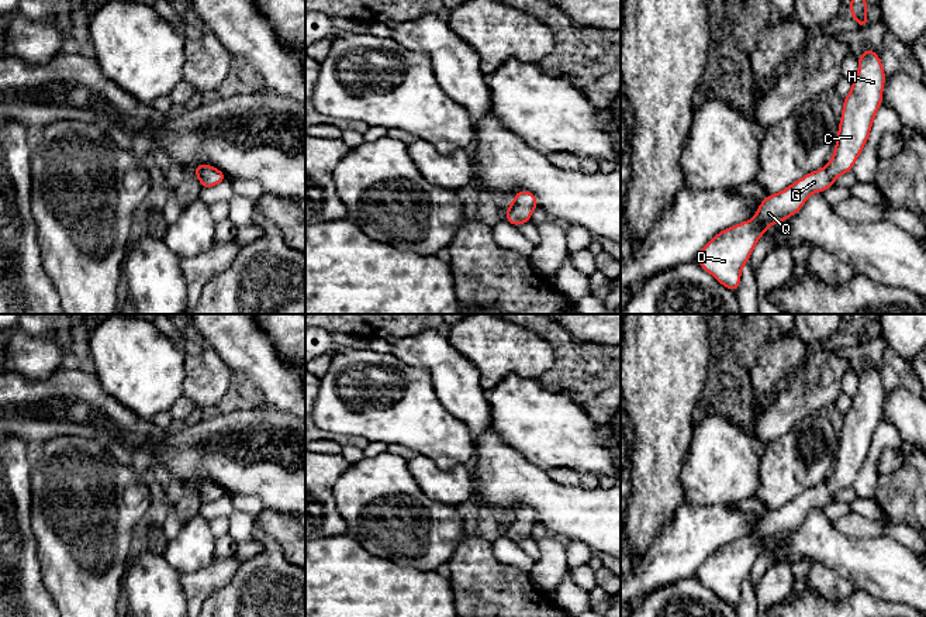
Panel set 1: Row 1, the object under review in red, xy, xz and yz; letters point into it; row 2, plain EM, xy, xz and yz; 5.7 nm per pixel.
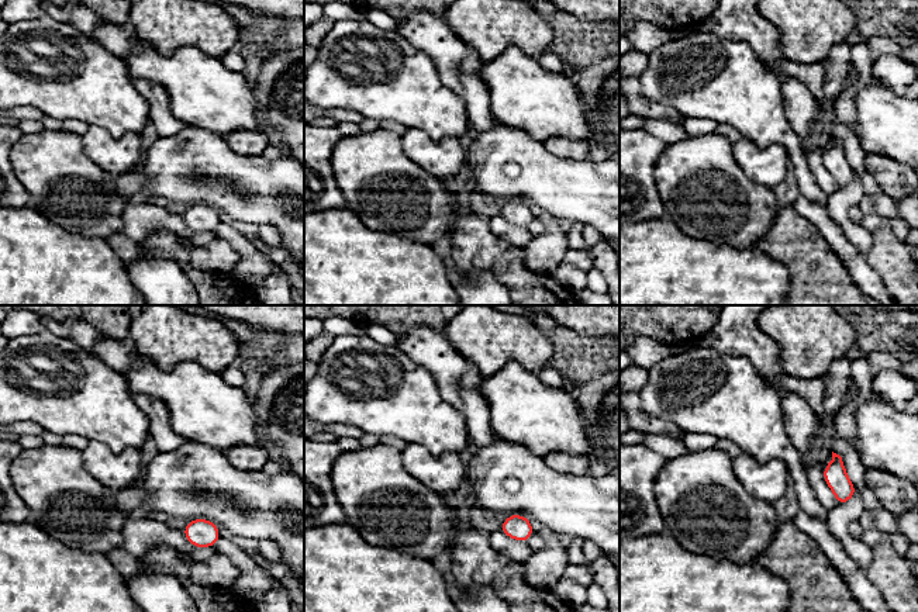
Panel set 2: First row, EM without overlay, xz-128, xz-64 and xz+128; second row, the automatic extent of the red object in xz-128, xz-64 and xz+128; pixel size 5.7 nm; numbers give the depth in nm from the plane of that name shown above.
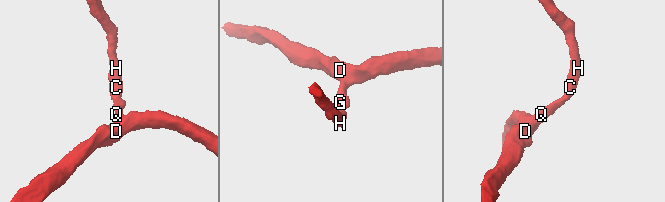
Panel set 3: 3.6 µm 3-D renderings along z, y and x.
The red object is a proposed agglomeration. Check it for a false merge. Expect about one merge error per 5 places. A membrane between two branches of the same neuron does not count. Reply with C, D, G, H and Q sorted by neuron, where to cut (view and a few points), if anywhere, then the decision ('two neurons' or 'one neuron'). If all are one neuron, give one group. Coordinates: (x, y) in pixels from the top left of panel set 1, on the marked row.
C D G H Q; no cut; one neuron

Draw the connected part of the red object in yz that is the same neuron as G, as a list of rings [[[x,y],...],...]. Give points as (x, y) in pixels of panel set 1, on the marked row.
[[[868,46],[857,62],[858,76],[851,83],[849,96],[843,99],[842,121],[830,162],[782,192],[768,194],[751,220],[718,232],[698,254],[699,266],[725,287],[733,292],[739,289],[743,265],[749,262],[754,245],[771,224],[782,223],[798,213],[812,193],[823,193],[856,163],[882,104],[885,83],[881,58],[873,48]]]

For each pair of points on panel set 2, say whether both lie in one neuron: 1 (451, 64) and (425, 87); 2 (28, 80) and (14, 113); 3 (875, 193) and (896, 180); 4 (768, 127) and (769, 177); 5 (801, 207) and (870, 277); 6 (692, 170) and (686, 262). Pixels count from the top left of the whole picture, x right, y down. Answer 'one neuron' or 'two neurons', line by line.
1: two neurons
2: two neurons
3: two neurons
4: two neurons
5: one neuron
6: two neurons

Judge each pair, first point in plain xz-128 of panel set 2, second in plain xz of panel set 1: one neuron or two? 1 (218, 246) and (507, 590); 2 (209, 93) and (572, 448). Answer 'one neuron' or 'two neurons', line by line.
1: two neurons
2: one neuron

